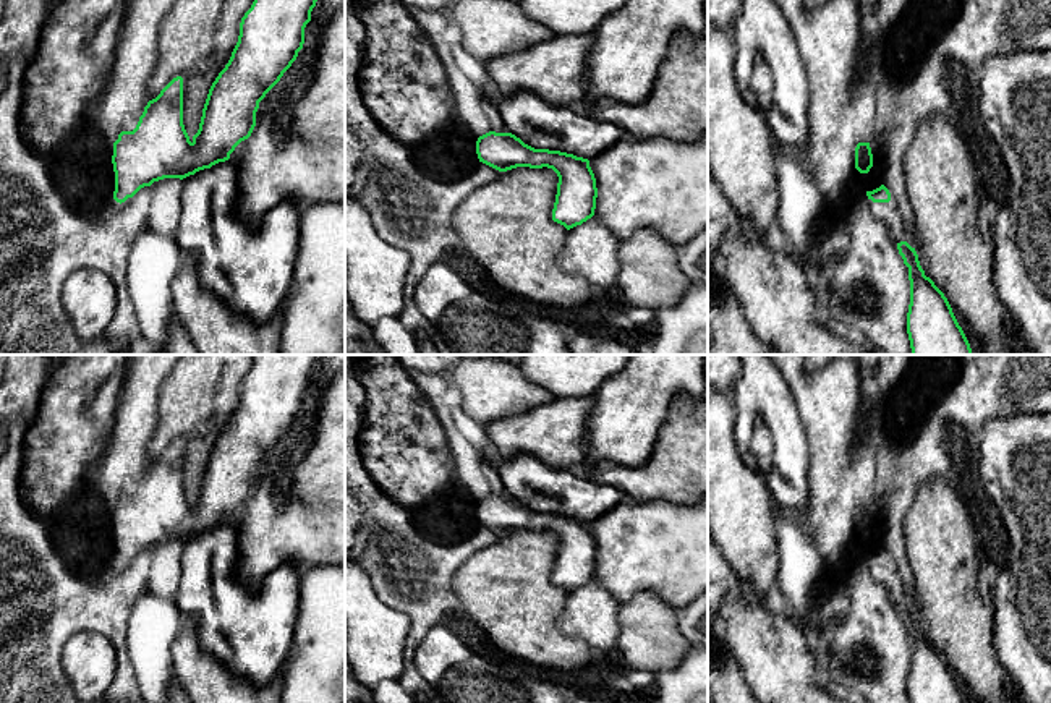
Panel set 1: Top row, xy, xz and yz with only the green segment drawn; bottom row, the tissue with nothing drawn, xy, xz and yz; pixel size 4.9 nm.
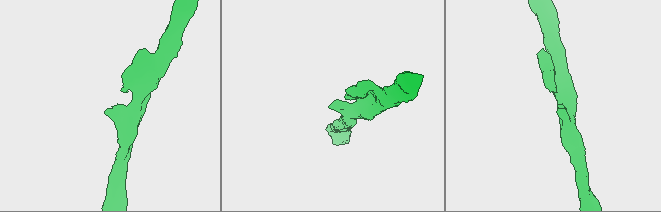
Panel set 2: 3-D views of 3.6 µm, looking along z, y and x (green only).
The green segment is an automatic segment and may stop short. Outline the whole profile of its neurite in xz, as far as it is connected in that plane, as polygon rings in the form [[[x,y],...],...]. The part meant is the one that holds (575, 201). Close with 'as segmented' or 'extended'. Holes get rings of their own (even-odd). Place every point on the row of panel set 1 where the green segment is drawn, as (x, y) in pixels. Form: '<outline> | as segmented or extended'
[[[496,131],[478,138],[476,154],[479,162],[499,172],[517,167],[552,168],[559,177],[552,220],[567,230],[594,215],[598,188],[588,159],[560,151],[534,149],[512,133]]] | as segmented

